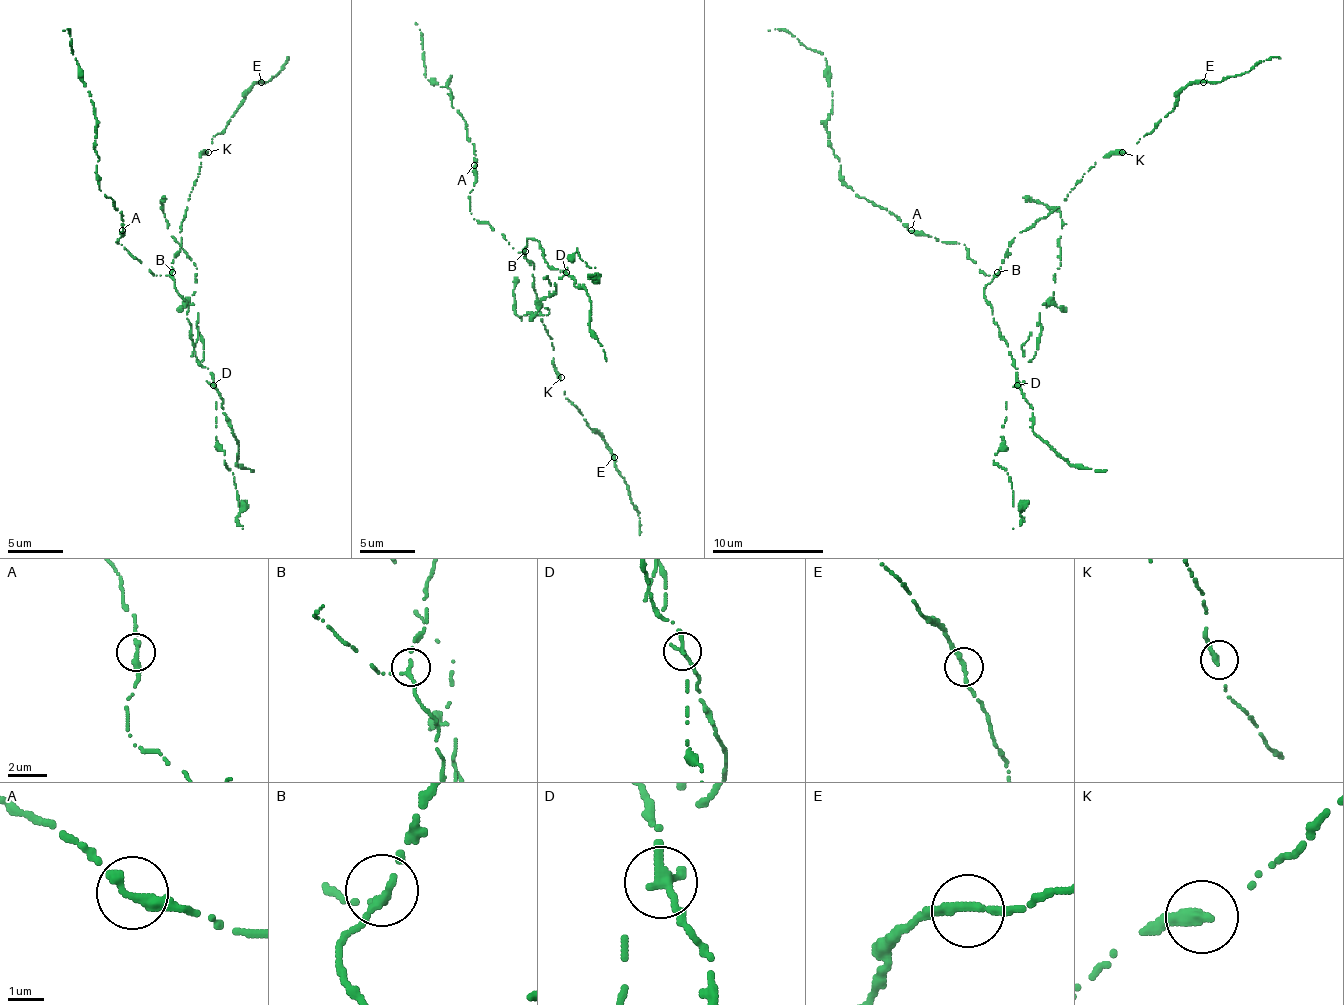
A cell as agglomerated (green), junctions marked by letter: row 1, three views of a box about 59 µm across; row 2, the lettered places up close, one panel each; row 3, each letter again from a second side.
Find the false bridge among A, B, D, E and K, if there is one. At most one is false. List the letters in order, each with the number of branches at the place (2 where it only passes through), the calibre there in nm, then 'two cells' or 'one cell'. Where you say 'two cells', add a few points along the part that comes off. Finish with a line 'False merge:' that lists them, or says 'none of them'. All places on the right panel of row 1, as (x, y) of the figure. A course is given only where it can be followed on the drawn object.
A: branches 2; calibre 280 nm; one cell
B: branches 1; calibre 320 nm; one cell
D: branches 1; calibre 380 nm; two cells; course (1016, 386), (1025, 380), (1036, 338), (1041, 330), (1039, 313), (1061, 263), (1061, 213), (1022, 196)
E: branches 2; calibre 260 nm; one cell
K: branches 1; calibre 360 nm; one cell
False merge: D

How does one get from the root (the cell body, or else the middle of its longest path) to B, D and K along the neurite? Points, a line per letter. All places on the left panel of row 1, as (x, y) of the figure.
B: (155, 274), (172, 272)
D: (155, 274), (166, 274), (186, 302), (189, 308), (186, 319), (192, 327), (194, 355), (211, 372), (214, 386)
K: (155, 274), (172, 269), (200, 157), (208, 152)

